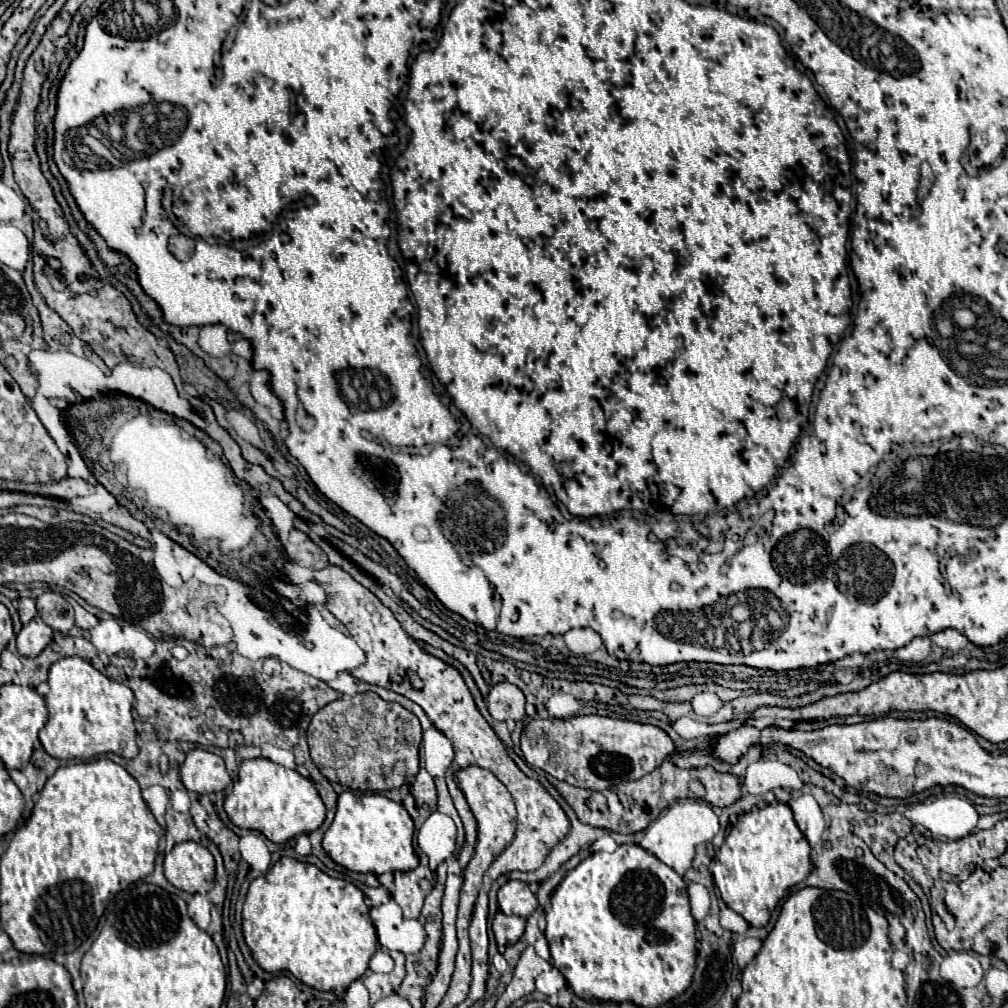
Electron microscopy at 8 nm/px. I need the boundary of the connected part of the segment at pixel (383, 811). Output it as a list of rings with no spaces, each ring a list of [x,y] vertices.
[[[344,791],[338,797],[336,817],[324,835],[326,853],[342,867],[358,873],[382,875],[386,871],[412,871],[418,867],[418,855],[412,847],[414,821],[408,811],[378,793],[350,793]]]

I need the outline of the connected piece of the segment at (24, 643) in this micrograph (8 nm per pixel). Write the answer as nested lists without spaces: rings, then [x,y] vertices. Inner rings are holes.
[[[34,617],[16,637],[18,653],[24,657],[36,657],[52,641],[52,629],[40,619]]]

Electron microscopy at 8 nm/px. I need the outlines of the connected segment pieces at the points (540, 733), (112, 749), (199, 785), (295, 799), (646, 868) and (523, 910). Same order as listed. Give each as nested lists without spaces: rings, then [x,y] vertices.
[[[586,715],[568,719],[532,719],[522,729],[520,751],[530,765],[540,767],[560,781],[592,791],[606,791],[622,781],[640,779],[656,769],[664,757],[674,753],[674,743],[654,725]]]
[[[62,657],[52,663],[48,673],[50,691],[44,697],[48,721],[40,729],[40,743],[56,759],[92,759],[100,753],[116,753],[126,759],[138,755],[138,733],[134,729],[134,693],[80,657]]]
[[[200,747],[186,755],[186,761],[180,767],[180,779],[188,791],[200,795],[222,791],[230,783],[224,759]]]
[[[264,757],[242,761],[238,779],[226,795],[224,809],[234,825],[260,831],[274,843],[284,843],[300,833],[310,833],[318,829],[326,817],[326,807],[310,779]]]
[[[620,845],[614,853],[594,853],[586,857],[576,869],[572,869],[562,883],[556,887],[552,899],[550,899],[550,909],[546,911],[546,939],[552,951],[552,963],[554,967],[566,977],[568,985],[574,989],[574,993],[584,999],[584,1001],[612,1001],[612,1003],[622,1003],[630,1001],[634,1005],[642,1007],[658,1007],[662,1003],[668,1003],[670,999],[678,997],[688,989],[692,983],[692,975],[696,969],[696,921],[690,913],[690,903],[688,903],[688,891],[684,879],[668,865],[664,865],[656,855],[644,851],[640,845]]]
[[[508,881],[498,891],[498,905],[506,915],[518,915],[526,919],[528,915],[534,913],[534,909],[538,907],[538,901],[526,883]]]

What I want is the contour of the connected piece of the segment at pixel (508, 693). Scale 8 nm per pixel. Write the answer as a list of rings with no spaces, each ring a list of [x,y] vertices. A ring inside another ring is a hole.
[[[500,683],[494,685],[490,689],[490,695],[486,699],[488,703],[488,711],[496,721],[522,721],[526,717],[524,705],[524,693],[520,693],[520,689],[516,689],[516,685],[508,685],[508,683]]]

